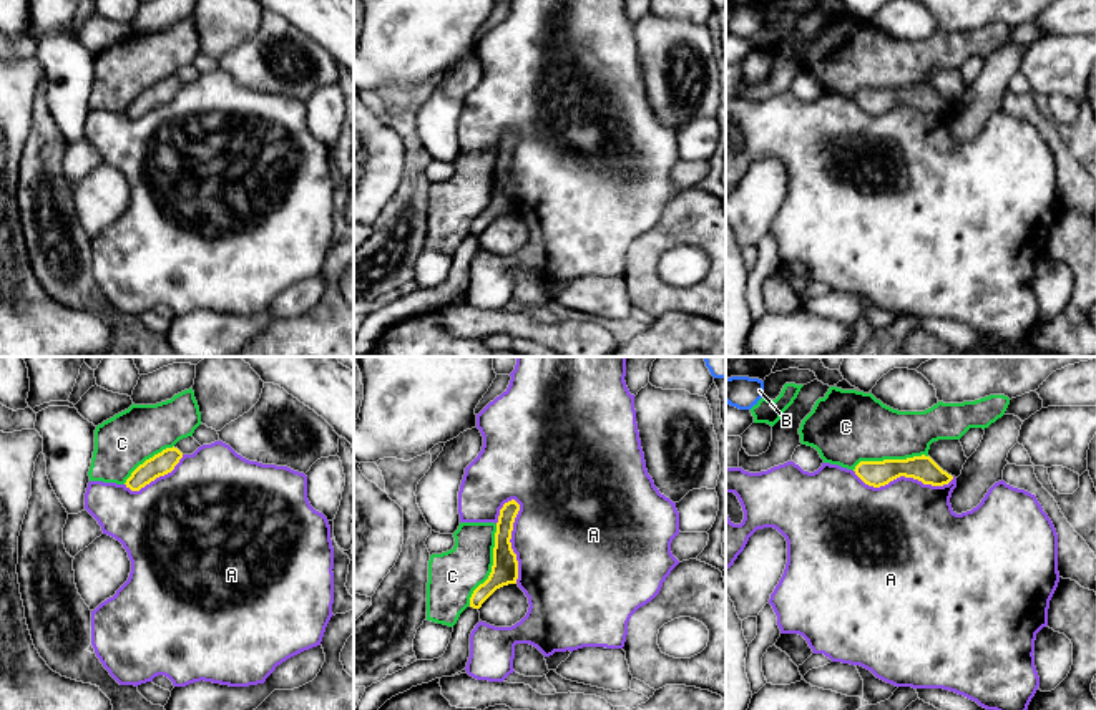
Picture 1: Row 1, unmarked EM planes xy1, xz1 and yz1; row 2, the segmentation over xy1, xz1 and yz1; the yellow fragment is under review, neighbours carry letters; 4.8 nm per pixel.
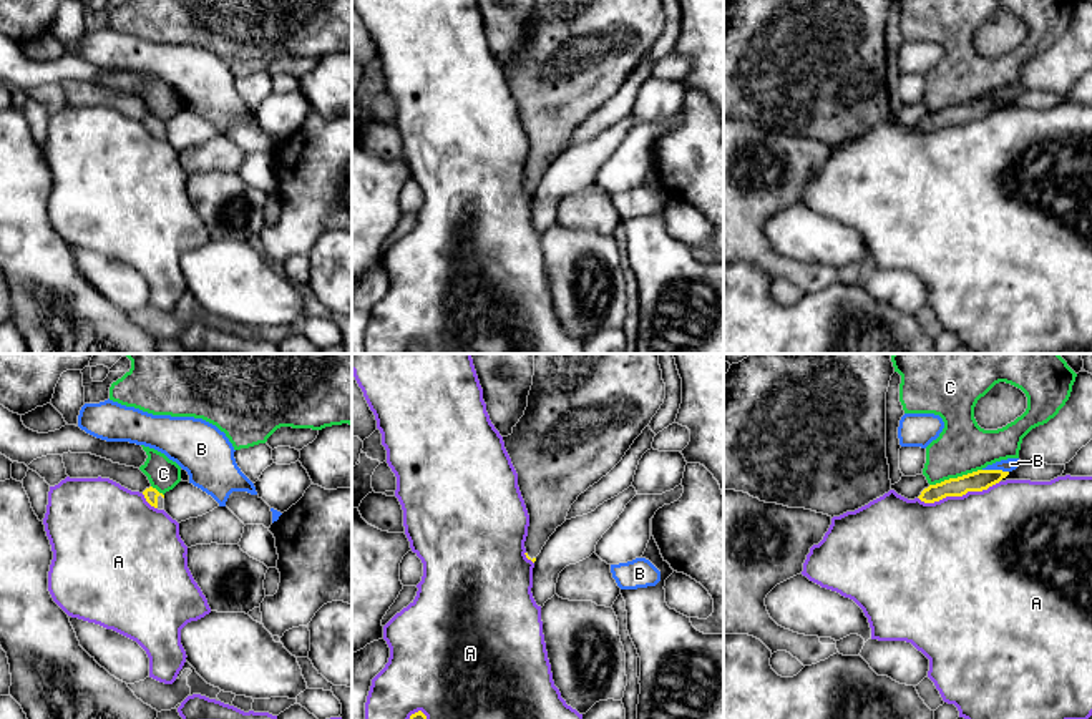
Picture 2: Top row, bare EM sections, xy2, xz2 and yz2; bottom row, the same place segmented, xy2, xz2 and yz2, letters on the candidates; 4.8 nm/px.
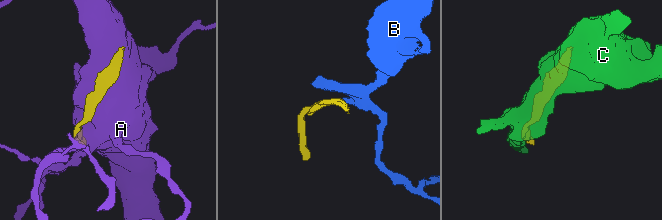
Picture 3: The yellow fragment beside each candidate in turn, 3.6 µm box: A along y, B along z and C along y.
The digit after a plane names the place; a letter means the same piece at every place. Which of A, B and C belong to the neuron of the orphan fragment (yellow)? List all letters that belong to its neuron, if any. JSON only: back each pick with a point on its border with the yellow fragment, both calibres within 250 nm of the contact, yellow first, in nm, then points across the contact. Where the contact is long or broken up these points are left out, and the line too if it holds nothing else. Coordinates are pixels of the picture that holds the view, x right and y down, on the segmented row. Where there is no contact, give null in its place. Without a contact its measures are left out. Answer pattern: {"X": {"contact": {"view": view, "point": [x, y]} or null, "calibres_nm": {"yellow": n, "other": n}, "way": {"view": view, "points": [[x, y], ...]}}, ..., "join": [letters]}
{"join": []}

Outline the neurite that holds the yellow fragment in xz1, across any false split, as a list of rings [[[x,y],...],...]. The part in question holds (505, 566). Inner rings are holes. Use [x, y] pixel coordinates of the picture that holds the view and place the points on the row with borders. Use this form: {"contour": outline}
{"contour": [[[511,499],[503,504],[500,509],[497,532],[495,532],[495,547],[493,547],[493,566],[488,579],[480,584],[472,597],[470,607],[480,609],[482,604],[500,587],[508,584],[516,584],[518,579],[518,561],[516,554],[511,549],[511,531],[515,518],[520,511],[520,504]]]}

